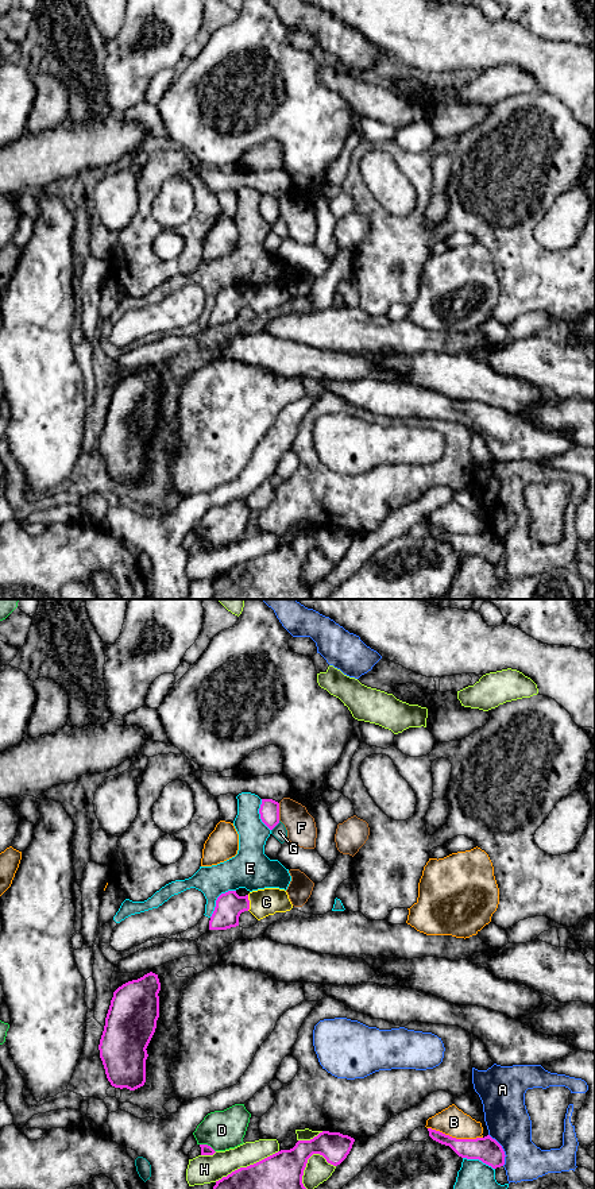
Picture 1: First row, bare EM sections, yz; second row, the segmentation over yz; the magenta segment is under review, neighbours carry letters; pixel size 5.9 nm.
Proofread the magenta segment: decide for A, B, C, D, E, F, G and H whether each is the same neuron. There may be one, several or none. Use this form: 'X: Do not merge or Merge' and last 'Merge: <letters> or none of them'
A: Do not merge
B: Do not merge
C: Merge
D: Do not merge
E: Do not merge
F: Do not merge
G: Do not merge
H: Do not merge
Merge: C

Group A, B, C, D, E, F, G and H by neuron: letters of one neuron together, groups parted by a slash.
A / B / C / D / E / F / G / H

